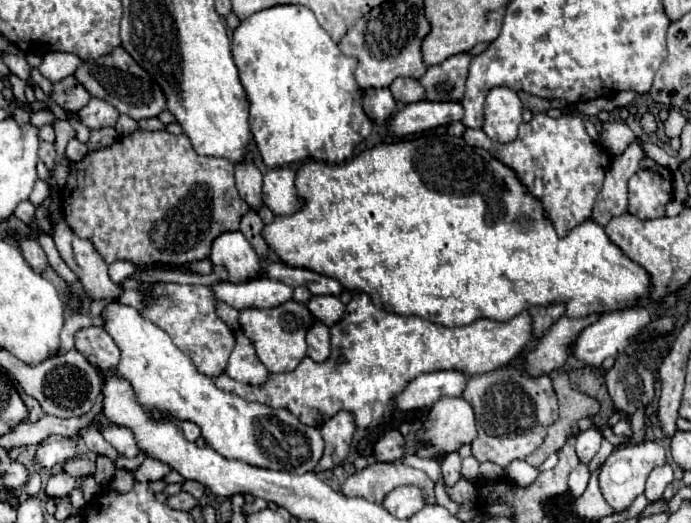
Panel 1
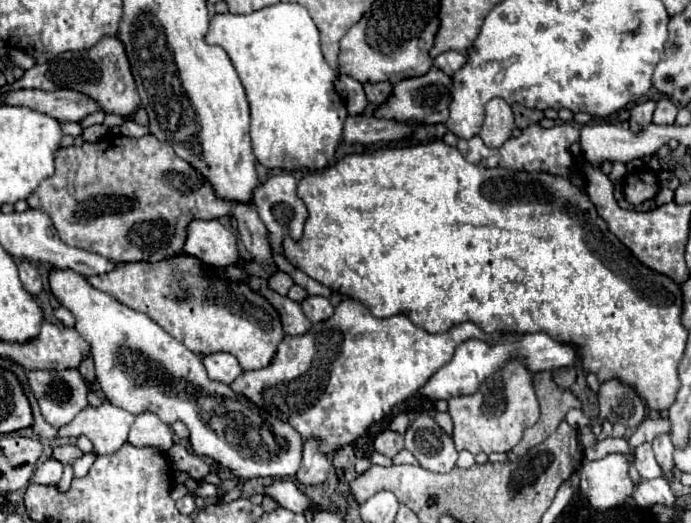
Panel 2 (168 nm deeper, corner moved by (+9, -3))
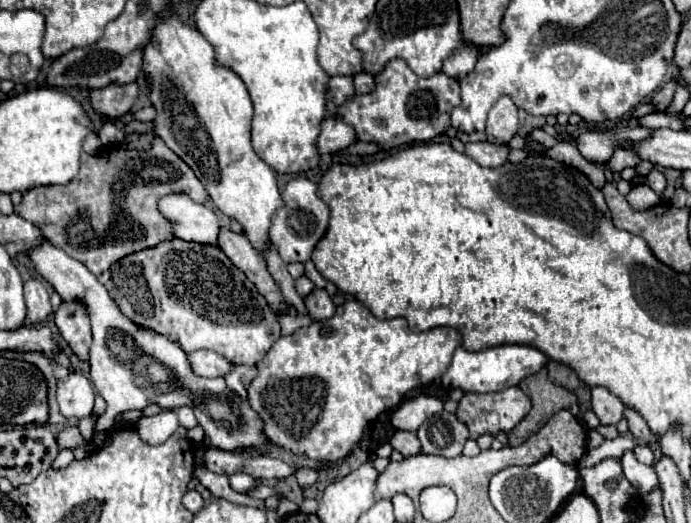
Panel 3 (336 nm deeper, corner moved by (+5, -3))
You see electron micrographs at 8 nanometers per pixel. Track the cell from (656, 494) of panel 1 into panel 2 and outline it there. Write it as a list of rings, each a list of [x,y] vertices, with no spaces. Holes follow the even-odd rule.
[[[643,443],[635,449],[635,467],[639,471],[641,477],[659,477],[659,465],[655,465],[655,457],[653,457],[653,449],[651,443]]]

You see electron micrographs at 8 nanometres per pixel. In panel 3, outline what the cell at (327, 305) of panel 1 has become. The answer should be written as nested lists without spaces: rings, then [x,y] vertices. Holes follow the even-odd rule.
[[[313,289],[305,297],[305,307],[307,307],[307,315],[315,321],[323,321],[327,317],[333,317],[335,313],[335,305],[325,289]]]

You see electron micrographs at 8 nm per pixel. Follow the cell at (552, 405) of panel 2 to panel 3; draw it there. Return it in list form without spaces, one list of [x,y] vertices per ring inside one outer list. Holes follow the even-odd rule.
[[[541,369],[539,373],[525,377],[519,383],[519,387],[531,397],[533,409],[507,435],[511,447],[523,445],[523,441],[527,441],[527,437],[537,433],[555,413],[569,409],[573,403],[577,403],[577,397],[571,391],[567,391],[567,389],[563,389],[563,387],[559,387],[547,379],[547,369]]]

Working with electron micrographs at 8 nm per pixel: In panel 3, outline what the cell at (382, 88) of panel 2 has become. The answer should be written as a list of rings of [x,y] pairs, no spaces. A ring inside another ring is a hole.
[[[357,73],[355,75],[355,91],[357,91],[357,95],[375,91],[375,77],[369,73]]]

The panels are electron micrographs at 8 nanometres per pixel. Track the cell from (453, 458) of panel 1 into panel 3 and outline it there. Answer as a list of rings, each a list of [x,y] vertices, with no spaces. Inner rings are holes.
[[[453,413],[431,415],[419,429],[421,453],[439,457],[459,457],[465,441],[469,439],[467,427]]]

